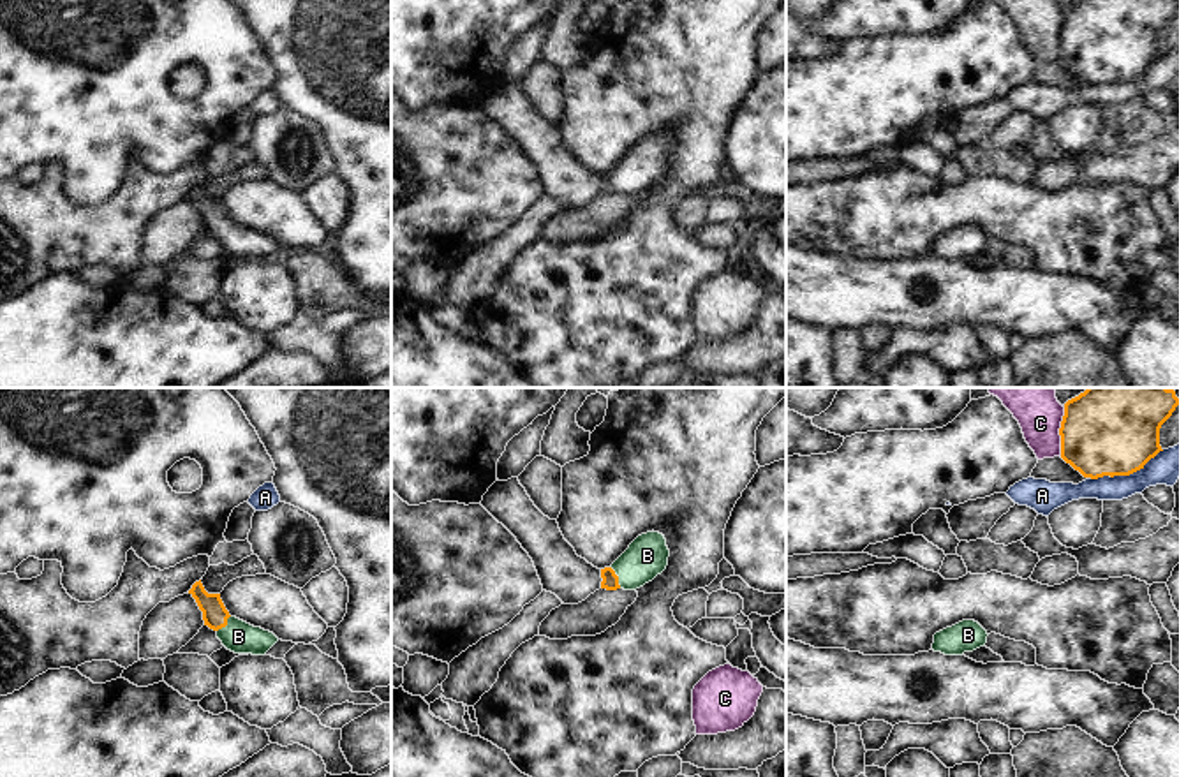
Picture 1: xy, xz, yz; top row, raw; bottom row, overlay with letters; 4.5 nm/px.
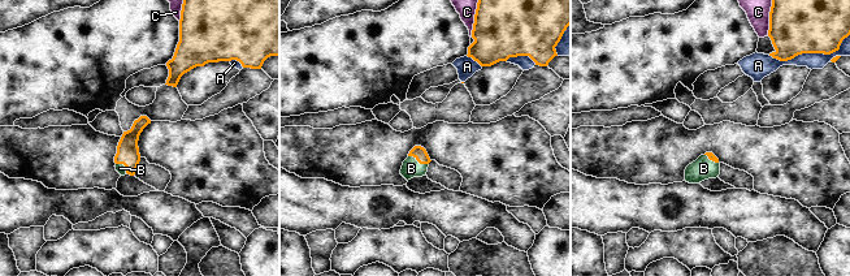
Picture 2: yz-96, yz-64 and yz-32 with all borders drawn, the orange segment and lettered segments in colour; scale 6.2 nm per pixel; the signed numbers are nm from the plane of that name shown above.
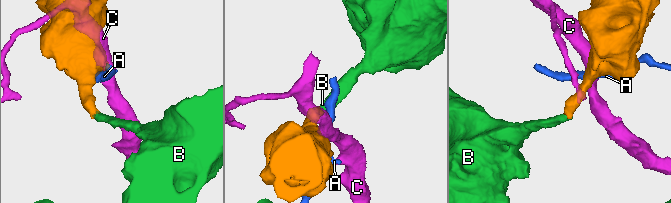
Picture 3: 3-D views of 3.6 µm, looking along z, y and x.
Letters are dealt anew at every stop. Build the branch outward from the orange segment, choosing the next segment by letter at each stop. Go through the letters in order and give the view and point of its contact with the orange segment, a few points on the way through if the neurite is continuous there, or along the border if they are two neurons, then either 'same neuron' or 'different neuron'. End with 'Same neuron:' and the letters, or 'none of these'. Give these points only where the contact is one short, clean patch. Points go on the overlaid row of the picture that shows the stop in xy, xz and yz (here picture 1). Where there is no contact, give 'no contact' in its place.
A: meets orange in yz at (1127, 474); different neuron
B: meets orange in xz at (617, 577); runs through xz (610, 580), (617, 577), (633, 569), (647, 555); same neuron
C: meets orange in yz at (1060, 432); border along yz (1065, 407), (1060, 429), (1060, 455); different neuron
Same neuron: B

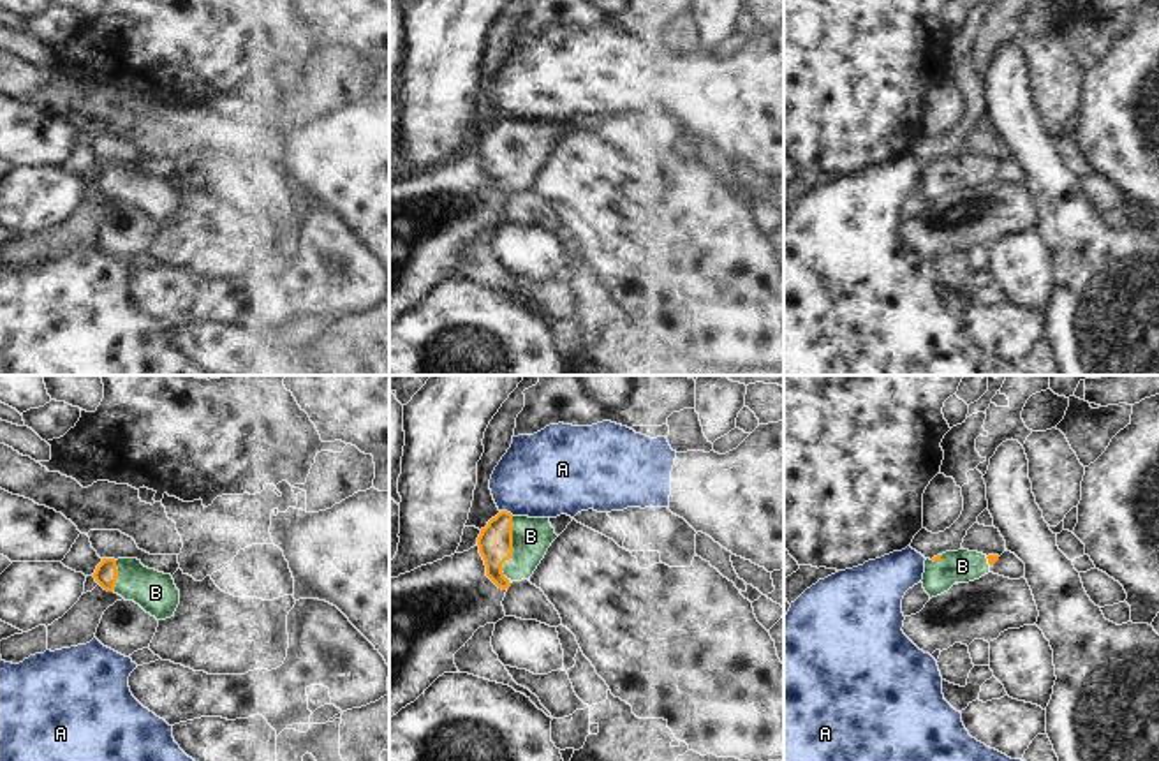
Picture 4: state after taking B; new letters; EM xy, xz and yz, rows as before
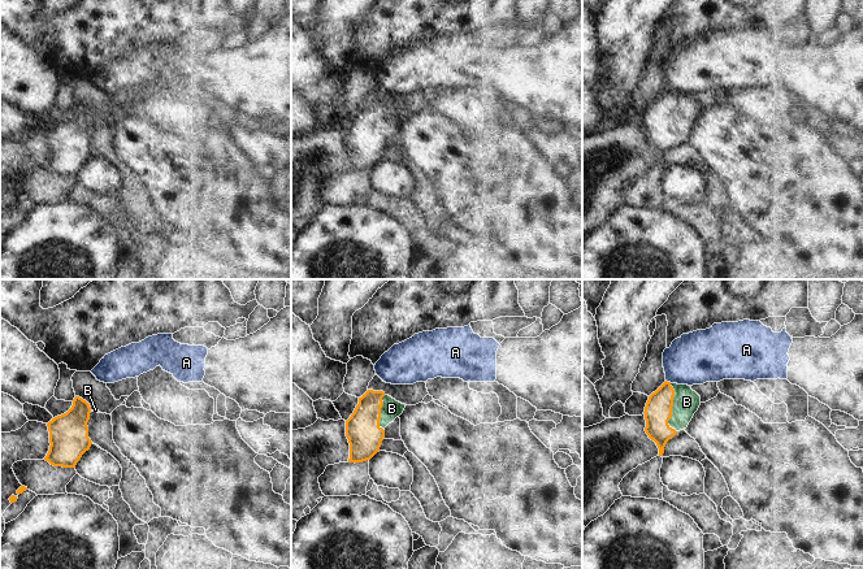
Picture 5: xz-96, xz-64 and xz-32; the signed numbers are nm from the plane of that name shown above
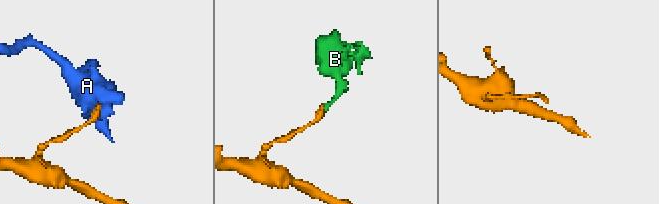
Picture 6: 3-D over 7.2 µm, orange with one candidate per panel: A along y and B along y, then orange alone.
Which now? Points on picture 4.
A: meets orange in xz at (506, 511); border along xz (501, 509), (513, 515); different neuron
B: meets orange in xz at (511, 548); runs through xz (495, 541), (511, 548), (531, 536); same neuron
Same neuron: B

